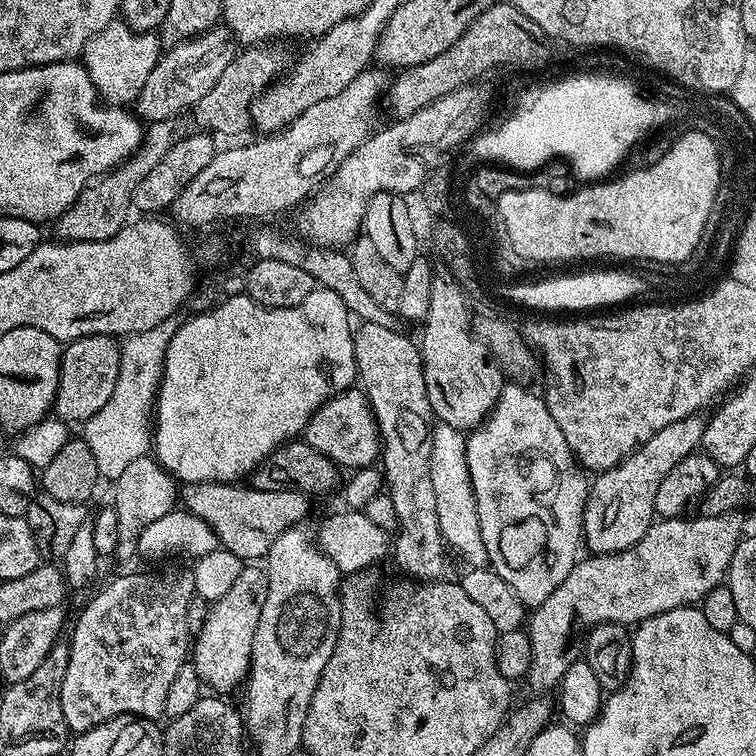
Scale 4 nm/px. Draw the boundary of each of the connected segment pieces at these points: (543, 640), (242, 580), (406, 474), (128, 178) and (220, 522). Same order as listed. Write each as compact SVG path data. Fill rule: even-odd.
M696 514L693 520L677 518L675 520L657 519L642 534L642 538L632 548L615 552L612 556L588 554L577 559L575 566L566 574L562 586L539 604L531 613L526 624L528 641L530 642L530 666L526 684L533 688L533 693L548 694L559 685L562 674L570 670L574 661L581 659L579 647L572 648L572 643L579 641L588 629L596 624L623 624L635 626L647 616L657 616L675 608L696 606L703 601L710 590L725 583L728 567L738 543L737 537L720 536L721 517Z
M245 566L232 589L209 607L200 632L190 644L190 663L205 689L228 694L224 692L232 692L247 681L248 667L252 665L252 643L267 589L267 571L260 566Z
M365 323L359 327L355 329L352 338L356 374L359 387L367 394L376 419L386 495L390 502L394 502L398 525L394 536L396 564L408 575L405 577L413 581L438 580L445 575L446 545L442 530L438 530L434 485L430 483L434 417L430 398L426 398L426 378L422 374L420 349L415 339L407 340L402 333L392 328Z
M183 119L153 120L144 131L144 138L140 142L140 149L129 158L120 163L117 168L112 168L102 176L97 176L91 184L87 184L78 194L75 202L68 207L60 217L54 221L54 228L61 241L81 240L82 242L94 242L95 240L108 240L114 234L126 227L129 223L128 212L133 211L132 199L134 190L138 190L142 178L166 158L166 150L174 146L178 141L189 135L190 128L183 124Z
M185 484L182 488L182 504L199 520L204 520L216 535L219 547L230 550L239 560L260 562L265 559L270 546L287 528L305 523L308 516L309 497L294 490L258 490L231 484Z

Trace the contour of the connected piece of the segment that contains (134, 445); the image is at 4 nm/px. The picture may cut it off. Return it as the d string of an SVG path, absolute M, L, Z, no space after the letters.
M173 318L150 326L150 330L136 332L133 336L123 337L120 346L120 365L118 380L114 382L114 392L106 401L106 406L98 410L86 421L83 421L82 439L88 444L97 462L101 477L115 478L138 458L149 455L154 436L150 431L150 421L154 416L156 397L160 394L160 379L164 373L166 346L180 329L181 321Z

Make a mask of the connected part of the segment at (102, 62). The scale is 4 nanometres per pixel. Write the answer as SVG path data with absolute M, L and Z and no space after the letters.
M117 18L86 42L82 63L103 103L128 106L135 101L142 86L146 86L146 78L150 78L150 70L154 70L161 55L162 41L156 32L136 32L123 19Z

